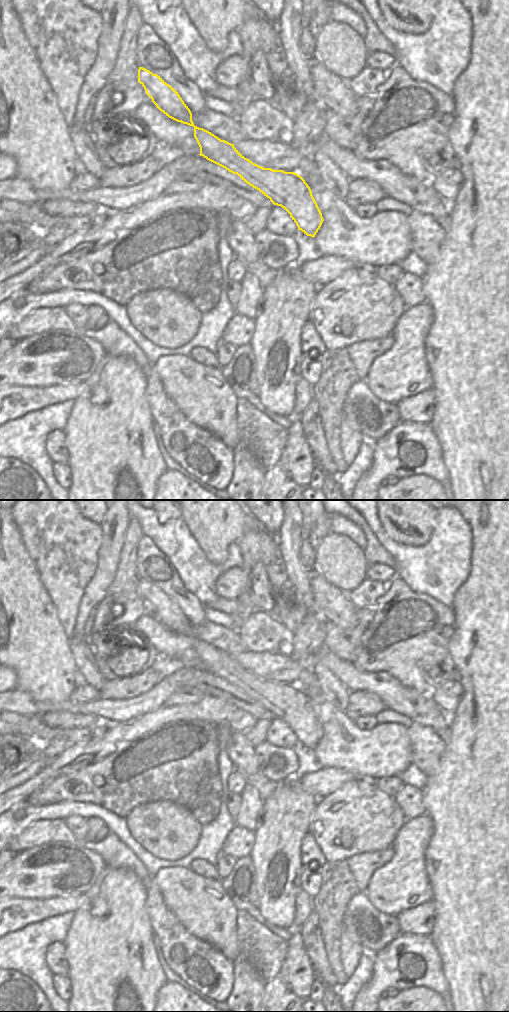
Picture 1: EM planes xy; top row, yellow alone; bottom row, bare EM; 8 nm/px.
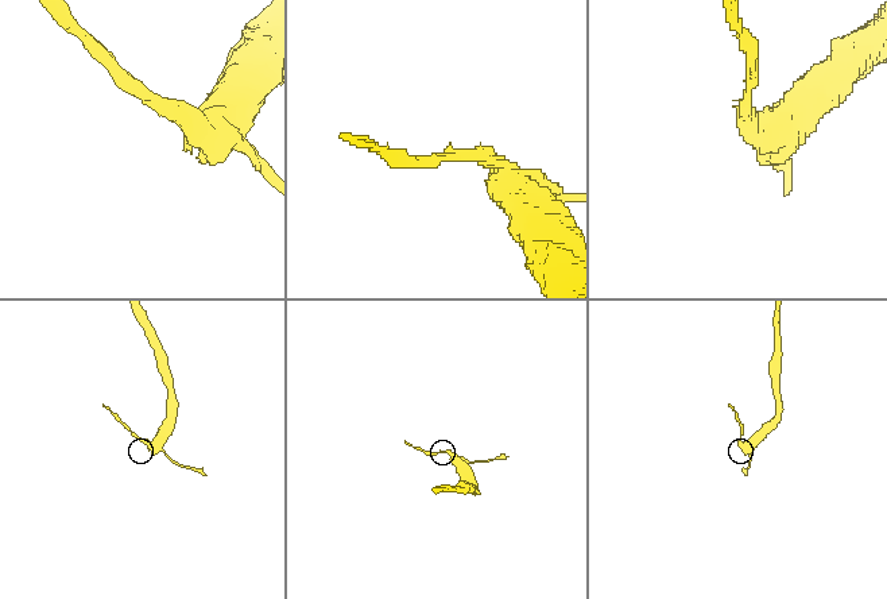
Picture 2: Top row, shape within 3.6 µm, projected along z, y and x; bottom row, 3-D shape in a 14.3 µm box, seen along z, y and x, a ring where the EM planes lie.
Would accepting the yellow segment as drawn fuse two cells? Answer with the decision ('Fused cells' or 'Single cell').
Fused cells.

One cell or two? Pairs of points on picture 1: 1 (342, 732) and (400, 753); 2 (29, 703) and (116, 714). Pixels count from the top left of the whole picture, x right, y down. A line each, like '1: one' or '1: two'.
1: one
2: one

